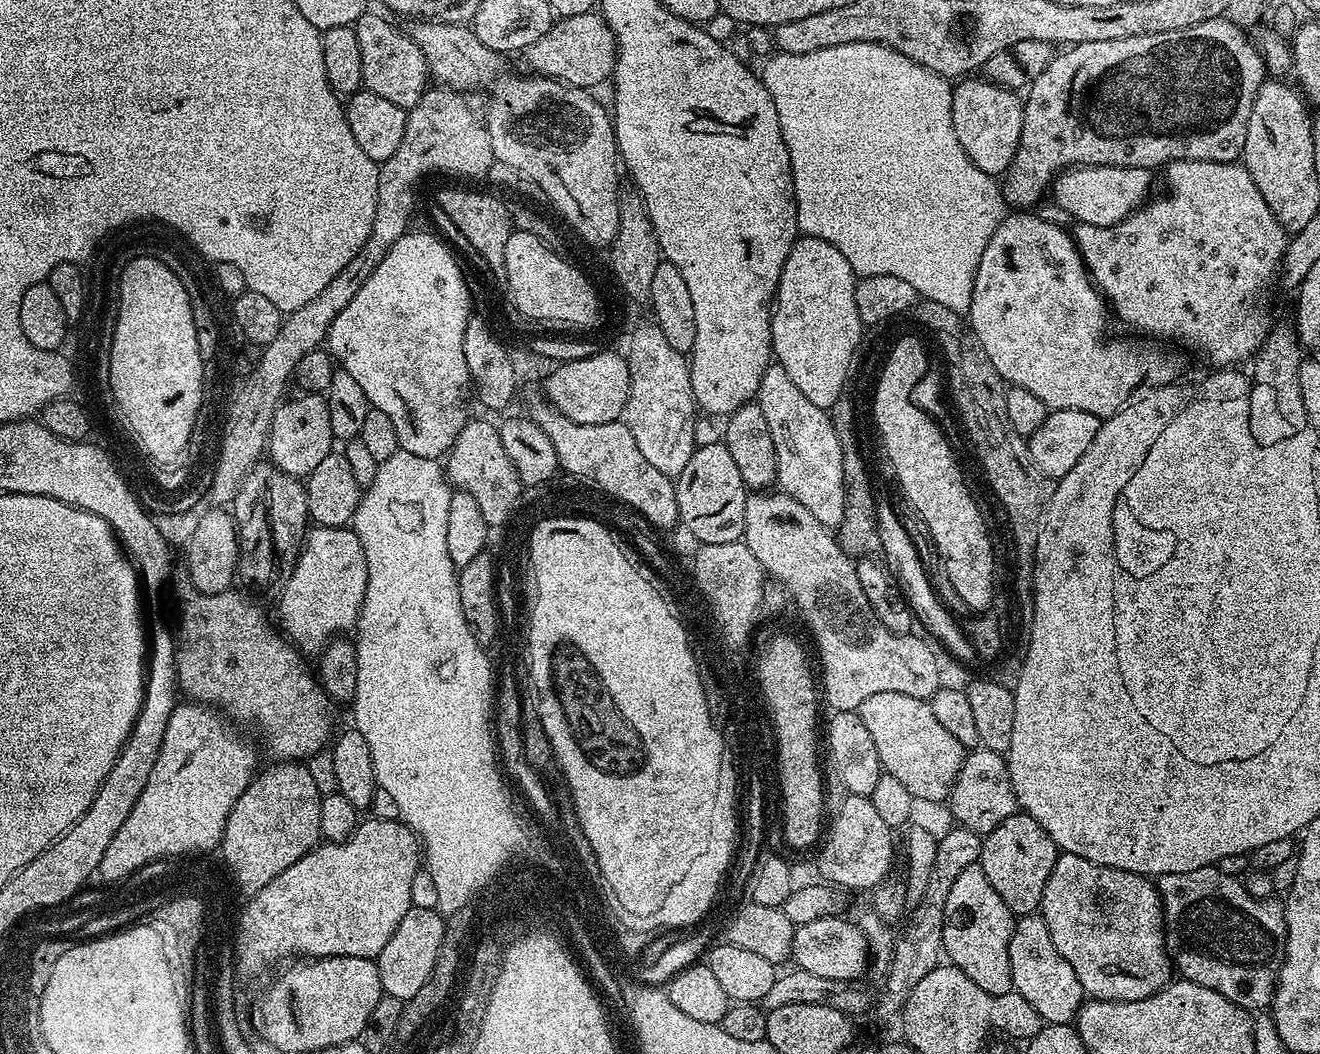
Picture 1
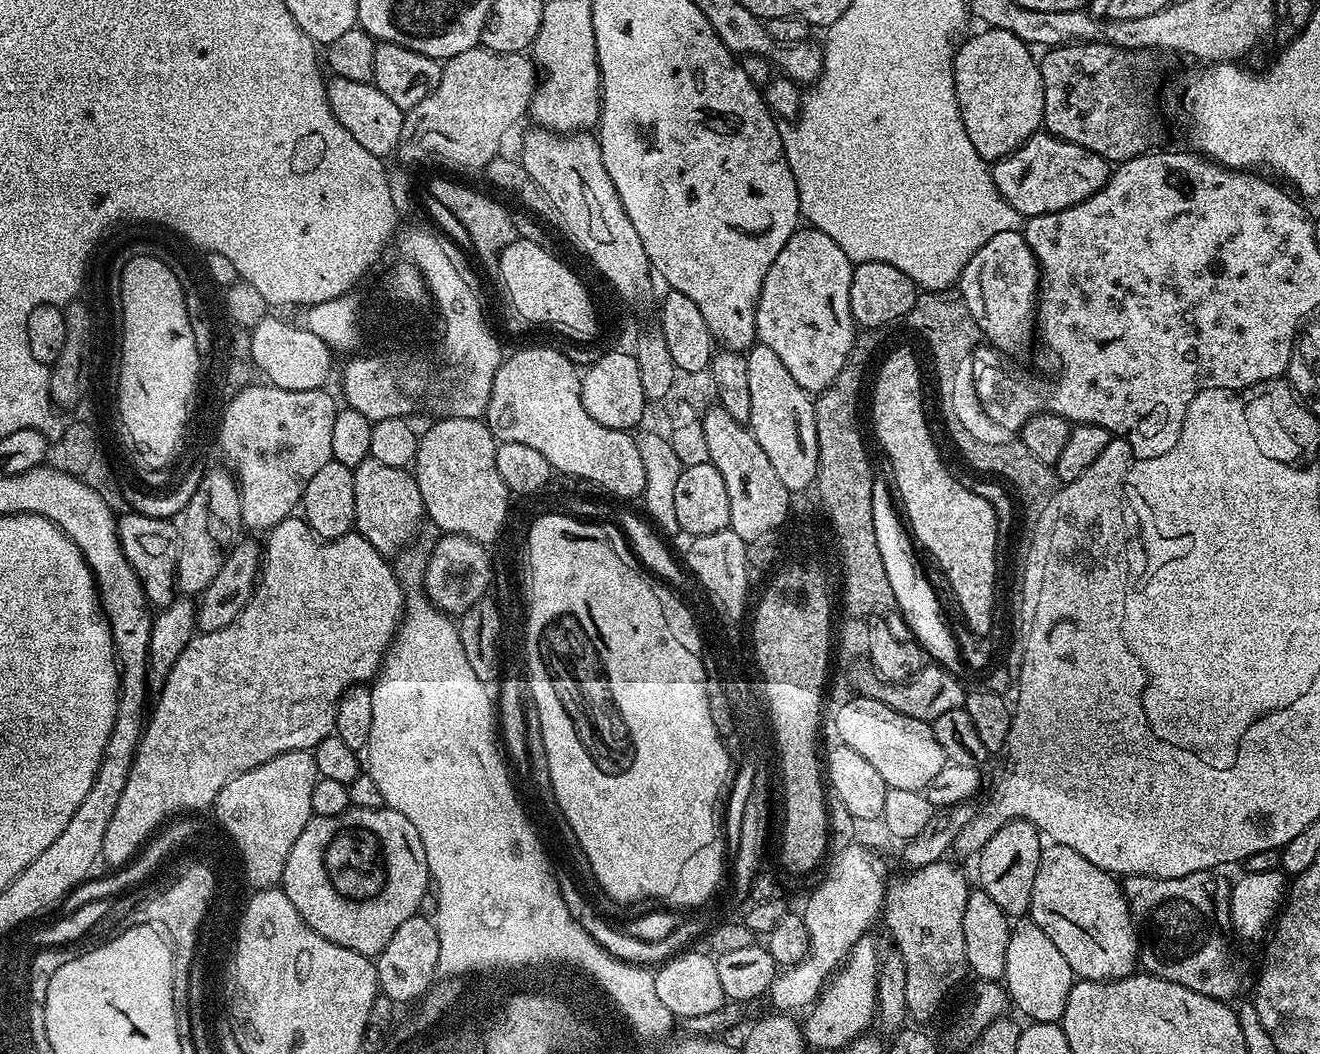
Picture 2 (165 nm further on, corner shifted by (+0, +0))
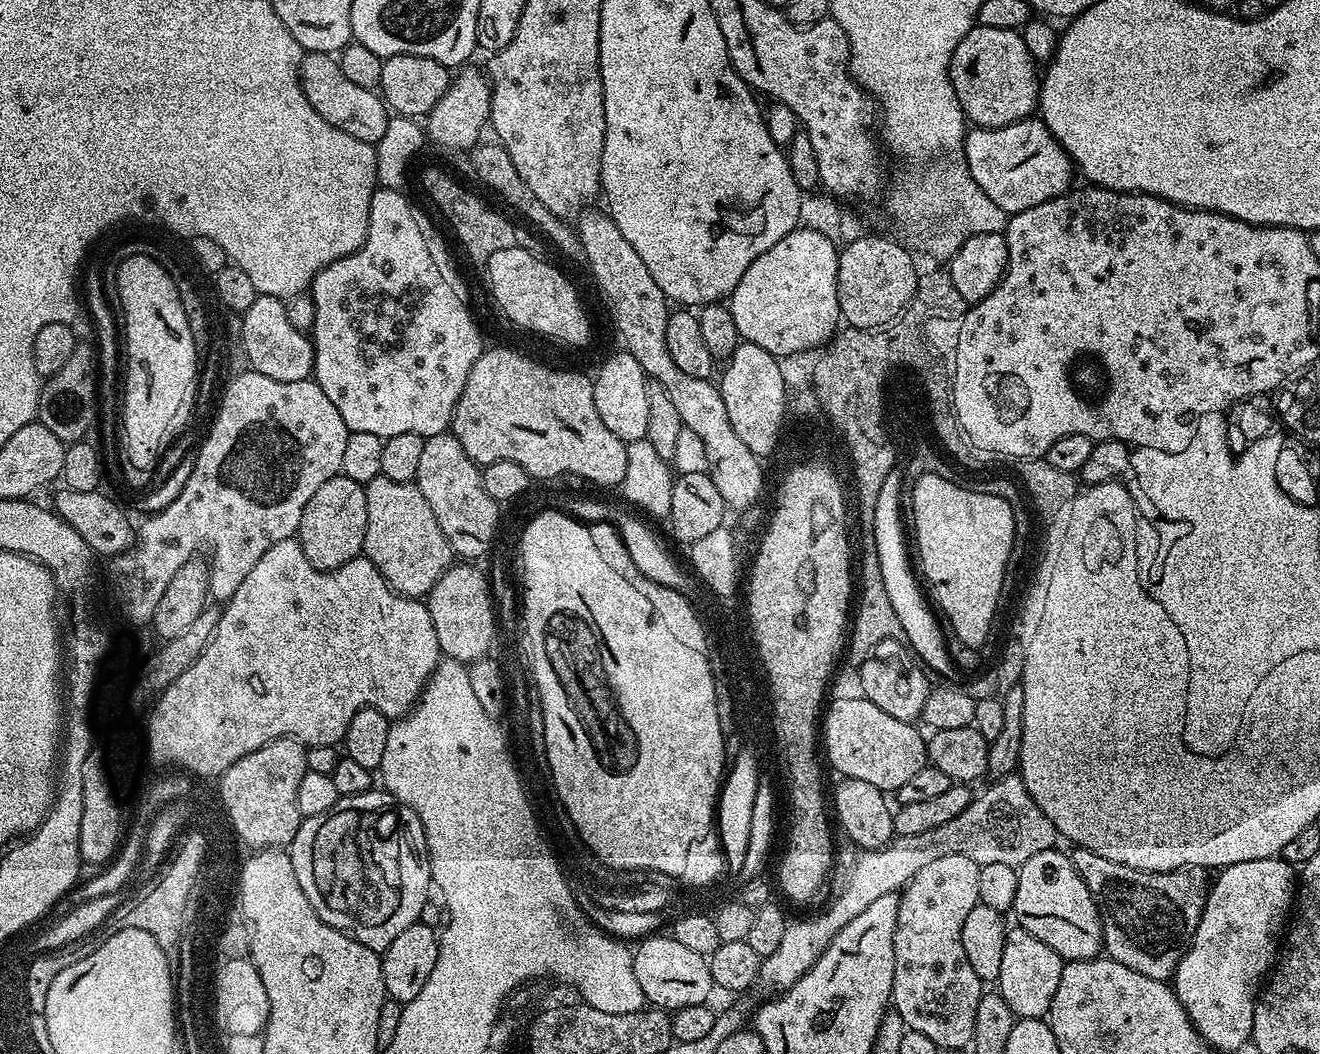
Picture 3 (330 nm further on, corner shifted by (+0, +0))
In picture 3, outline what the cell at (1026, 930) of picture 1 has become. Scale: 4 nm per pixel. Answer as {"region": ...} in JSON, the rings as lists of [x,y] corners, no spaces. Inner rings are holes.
{"region":[[[1012,926],[1008,929],[1006,946],[1002,948],[1002,970],[998,981],[1000,997],[1010,1006],[1018,1018],[1047,1017],[1050,1002],[1054,1002],[1054,990],[1062,982],[1065,961],[1042,938],[1034,938],[1024,928]]]}

